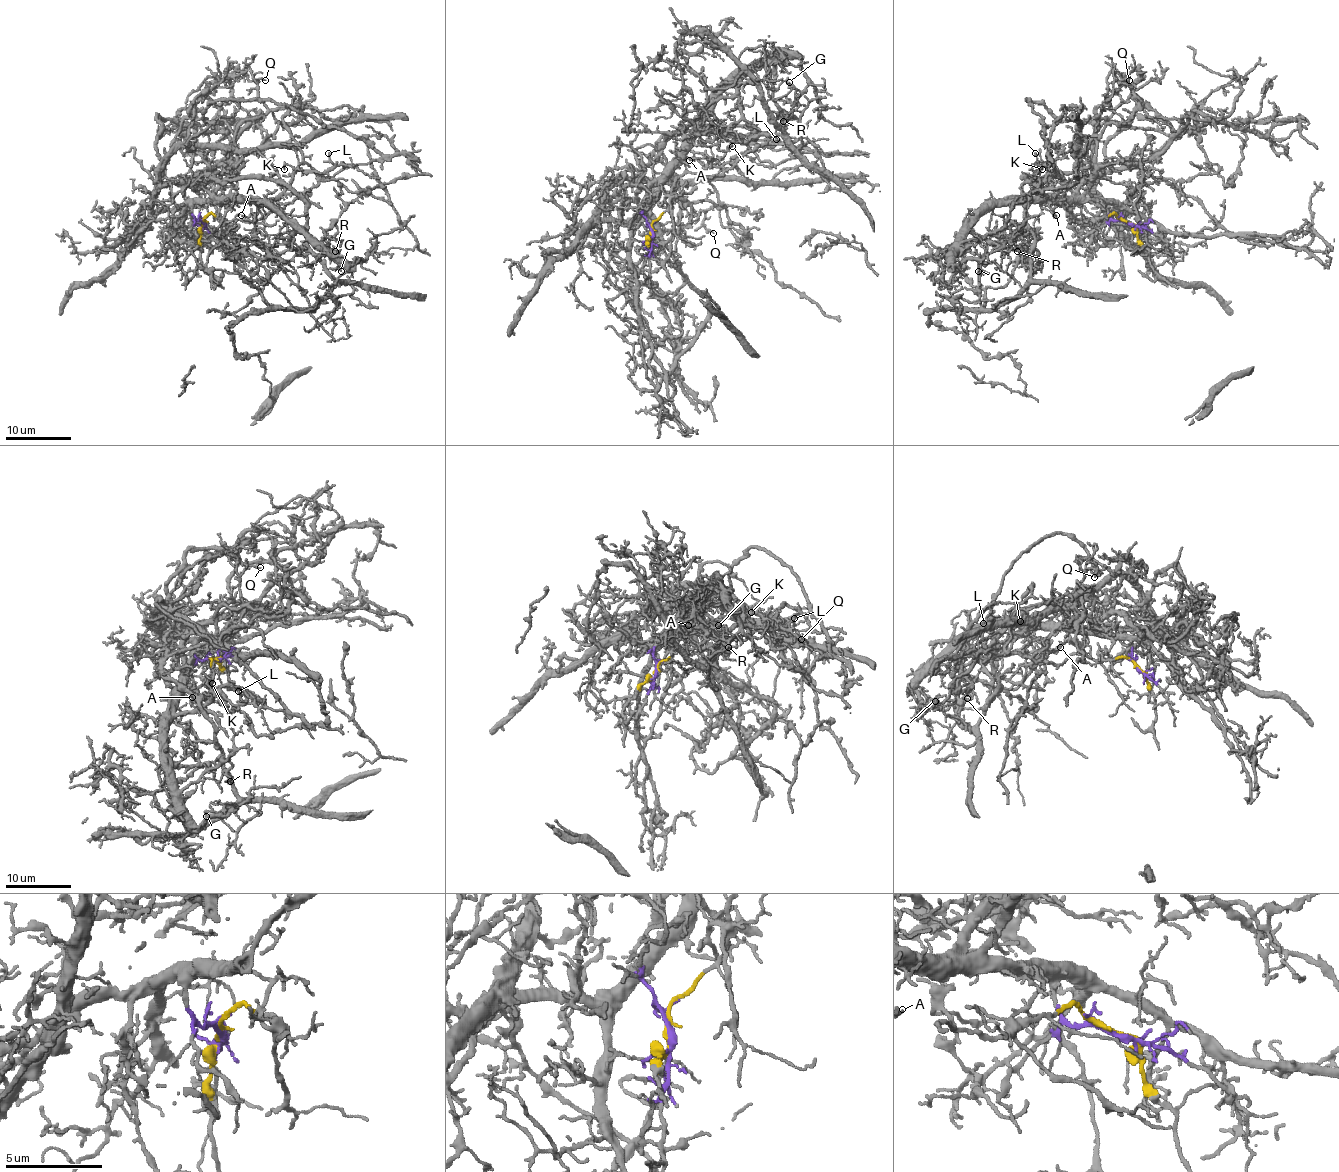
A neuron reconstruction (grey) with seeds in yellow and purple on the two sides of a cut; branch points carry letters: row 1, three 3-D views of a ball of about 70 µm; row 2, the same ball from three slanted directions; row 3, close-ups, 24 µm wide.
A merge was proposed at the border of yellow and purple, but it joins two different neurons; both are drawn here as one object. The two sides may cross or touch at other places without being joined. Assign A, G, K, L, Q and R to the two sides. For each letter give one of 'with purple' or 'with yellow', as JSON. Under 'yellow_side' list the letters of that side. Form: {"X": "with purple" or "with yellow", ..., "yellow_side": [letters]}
{"A": "with purple", "G": "with purple", "K": "with purple", "L": "with purple", "Q": "with purple", "R": "with purple", "yellow_side": []}

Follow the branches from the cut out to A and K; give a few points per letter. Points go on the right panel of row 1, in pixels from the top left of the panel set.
A: (1128, 223), (1114, 220), (1102, 204), (1046, 199), (1056, 215)
K: (1128, 223), (1114, 220), (1102, 204), (1012, 200), (1022, 199), (1035, 182), (1032, 166), (1042, 169)

